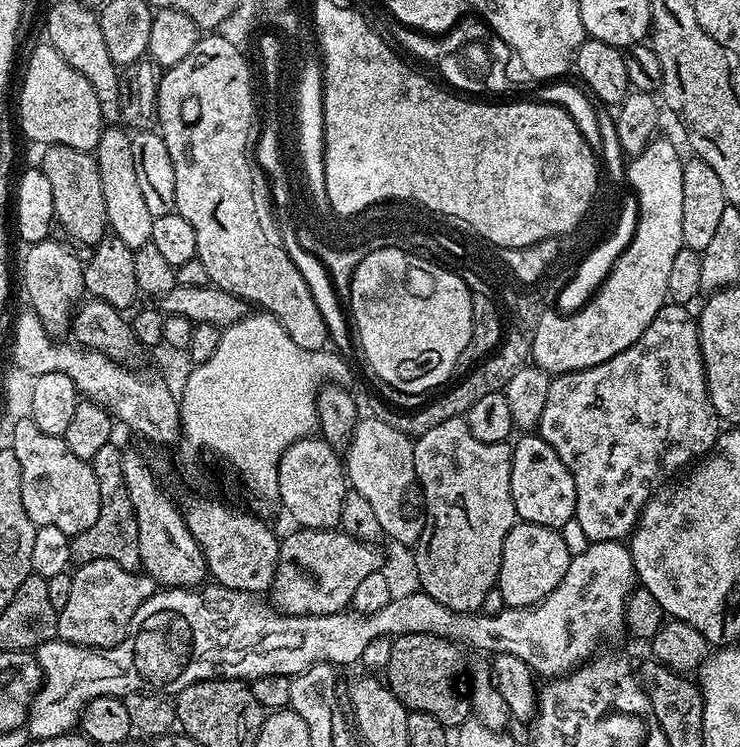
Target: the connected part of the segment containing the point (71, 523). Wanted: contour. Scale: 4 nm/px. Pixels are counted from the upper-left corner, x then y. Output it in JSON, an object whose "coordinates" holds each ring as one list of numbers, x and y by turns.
{"coordinates":[[30,418,17,419,10,429,12,453,22,466,22,506,37,526,55,526,68,537,82,534,98,519,100,491,98,478,89,461,70,454,62,436,42,434]]}

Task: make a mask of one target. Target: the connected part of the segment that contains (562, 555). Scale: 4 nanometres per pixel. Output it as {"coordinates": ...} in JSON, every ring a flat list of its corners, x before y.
{"coordinates":[[525,520,517,522,510,530,510,534,506,534,506,542,502,546,498,587,507,607,534,606,546,599,550,590,558,586,558,582,562,582,574,555,573,549,568,549,564,535,559,528,538,526]]}

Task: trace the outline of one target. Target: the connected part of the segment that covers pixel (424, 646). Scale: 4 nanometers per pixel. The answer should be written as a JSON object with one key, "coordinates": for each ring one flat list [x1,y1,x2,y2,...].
{"coordinates":[[406,634,393,639,386,683,409,712,434,714,438,722,452,730,469,719,470,704,460,693,460,652,453,641,430,634]]}

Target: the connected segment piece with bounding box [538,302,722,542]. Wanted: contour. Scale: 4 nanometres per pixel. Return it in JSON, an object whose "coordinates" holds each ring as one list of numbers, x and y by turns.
{"coordinates":[[665,302,662,310,654,314,654,322,646,326,642,338,622,350,622,354,614,354,614,358,586,370,551,377,550,394,542,409,538,434,554,446,554,454,558,454,558,458,566,462,566,470,572,472,576,491,574,524,580,527,585,541,623,541,631,537,644,503,652,493,671,481,679,468,687,469,716,445,722,424,707,390,699,326,692,310,682,304]]}

